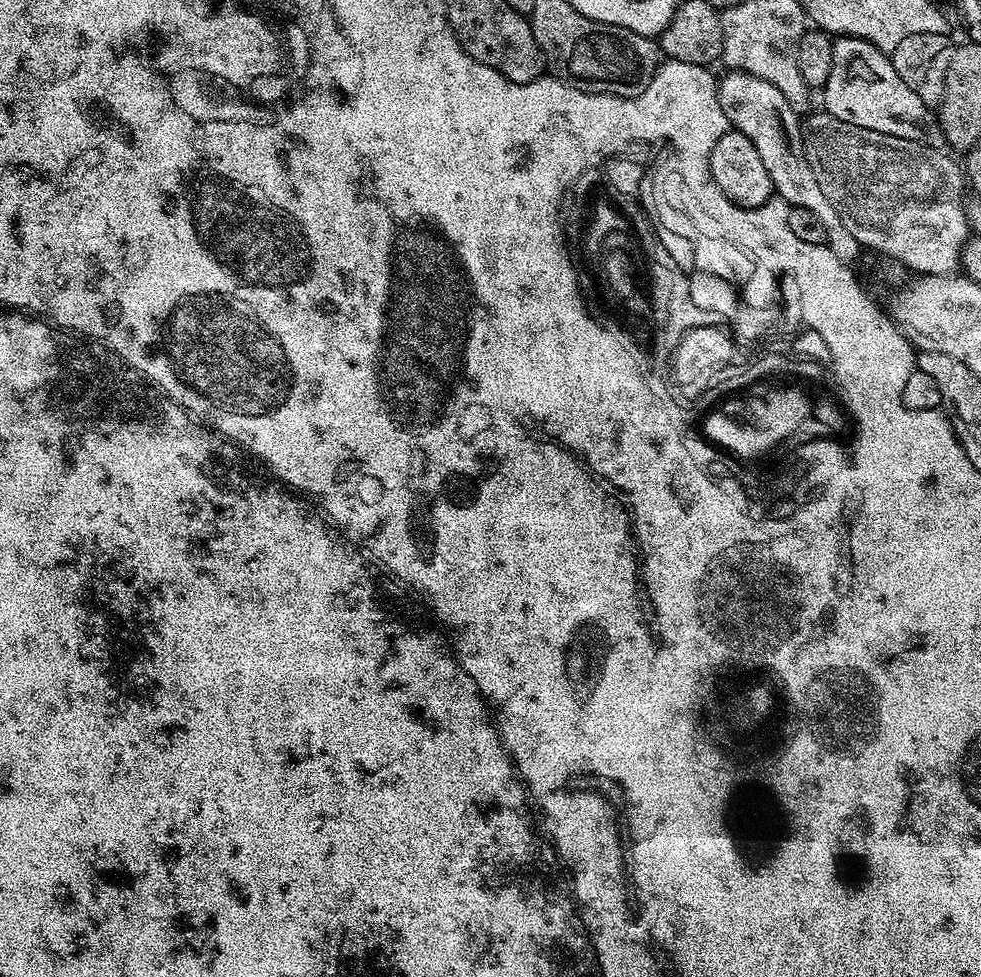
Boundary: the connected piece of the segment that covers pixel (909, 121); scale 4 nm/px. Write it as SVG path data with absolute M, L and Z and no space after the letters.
M841 35L839 38L833 39L832 49L834 50L834 66L830 70L830 78L825 82L822 89L824 95L824 104L826 107L827 115L838 118L842 122L850 122L854 126L862 126L866 130L874 130L878 134L886 134L897 140L913 140L915 144L927 144L929 148L940 148L945 143L943 132L940 130L939 119L935 115L928 116L930 112L929 105L922 102L922 98L918 98L918 94L914 94L914 90L910 90L910 86L906 86L906 82L902 82L902 78L898 78L898 70L894 70L889 53L880 52L875 48L870 41L859 40L858 37Z

